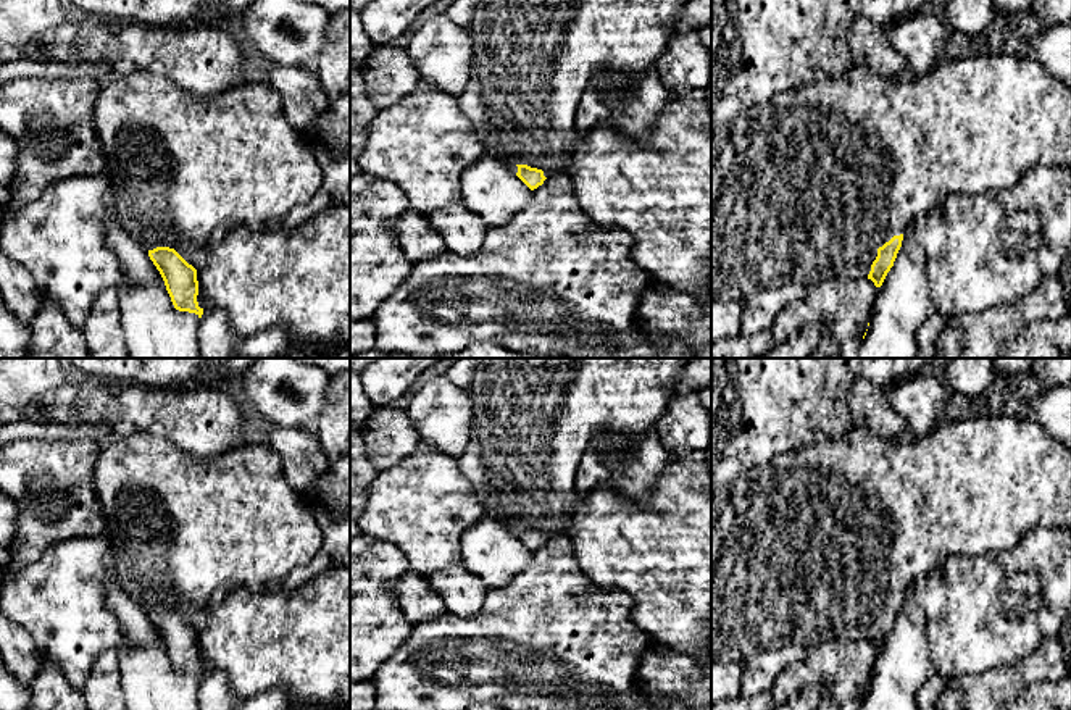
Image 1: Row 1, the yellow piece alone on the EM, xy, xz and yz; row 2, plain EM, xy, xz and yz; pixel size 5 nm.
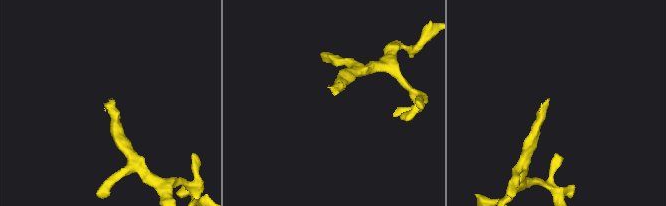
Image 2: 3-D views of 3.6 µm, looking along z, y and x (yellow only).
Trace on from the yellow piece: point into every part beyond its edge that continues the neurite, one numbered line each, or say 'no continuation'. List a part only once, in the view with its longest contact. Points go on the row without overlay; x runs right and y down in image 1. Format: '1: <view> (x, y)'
1: yz (818, 539)

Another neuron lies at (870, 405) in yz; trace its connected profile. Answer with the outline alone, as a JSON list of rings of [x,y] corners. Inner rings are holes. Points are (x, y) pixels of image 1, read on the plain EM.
[[[856,378],[848,399],[853,423],[866,428],[874,436],[898,441],[908,429],[905,416],[892,407],[886,387]]]

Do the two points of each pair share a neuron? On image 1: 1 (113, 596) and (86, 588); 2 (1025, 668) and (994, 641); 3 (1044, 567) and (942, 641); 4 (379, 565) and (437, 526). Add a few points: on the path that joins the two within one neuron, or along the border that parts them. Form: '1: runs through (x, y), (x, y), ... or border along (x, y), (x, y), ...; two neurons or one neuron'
1: border along (107, 557), (105, 605), (121, 626); two neurons
2: border along (1047, 639), (1029, 654), (979, 673); two neurons
3: runs through (1018, 586), (997, 607), (984, 610), (968, 626); one neuron
4: border along (366, 534), (392, 542), (404, 554), (410, 568); two neurons

